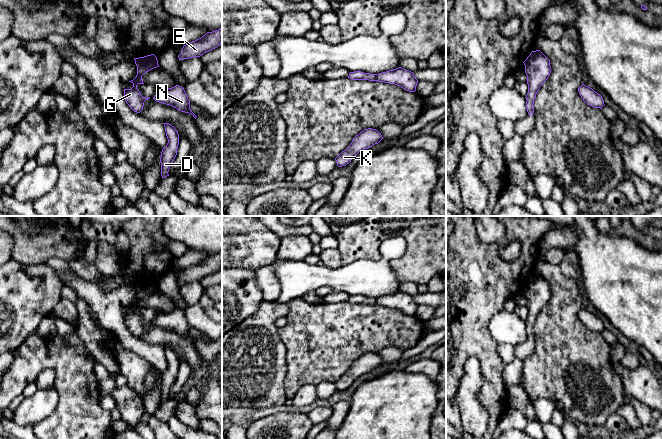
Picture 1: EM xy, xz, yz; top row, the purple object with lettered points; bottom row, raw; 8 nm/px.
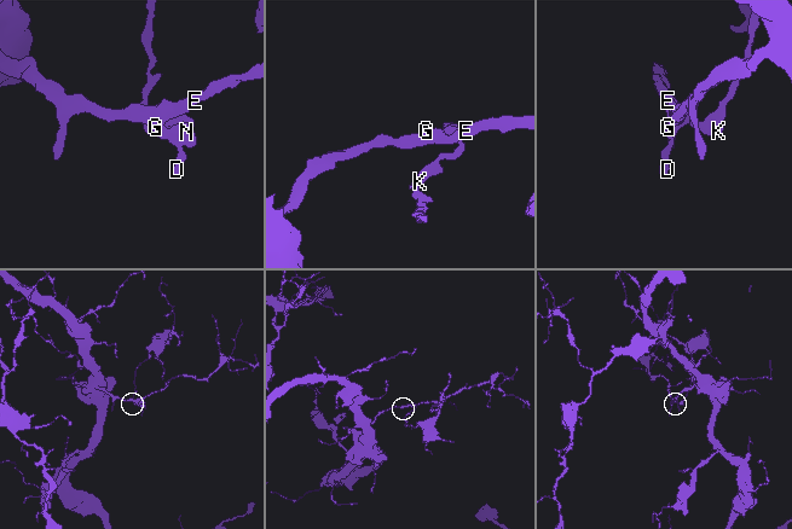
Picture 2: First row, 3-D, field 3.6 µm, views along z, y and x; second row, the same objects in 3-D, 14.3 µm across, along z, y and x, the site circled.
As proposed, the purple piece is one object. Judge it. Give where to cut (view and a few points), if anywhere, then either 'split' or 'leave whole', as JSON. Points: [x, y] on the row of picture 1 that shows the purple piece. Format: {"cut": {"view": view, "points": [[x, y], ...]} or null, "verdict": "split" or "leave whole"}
{"cut": null, "verdict": "leave whole"}

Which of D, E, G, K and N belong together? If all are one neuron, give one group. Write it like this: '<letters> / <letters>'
D E G K N

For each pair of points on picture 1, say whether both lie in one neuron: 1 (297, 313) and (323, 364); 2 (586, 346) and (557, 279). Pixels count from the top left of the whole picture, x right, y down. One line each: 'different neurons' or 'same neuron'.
1: same neuron
2: same neuron

